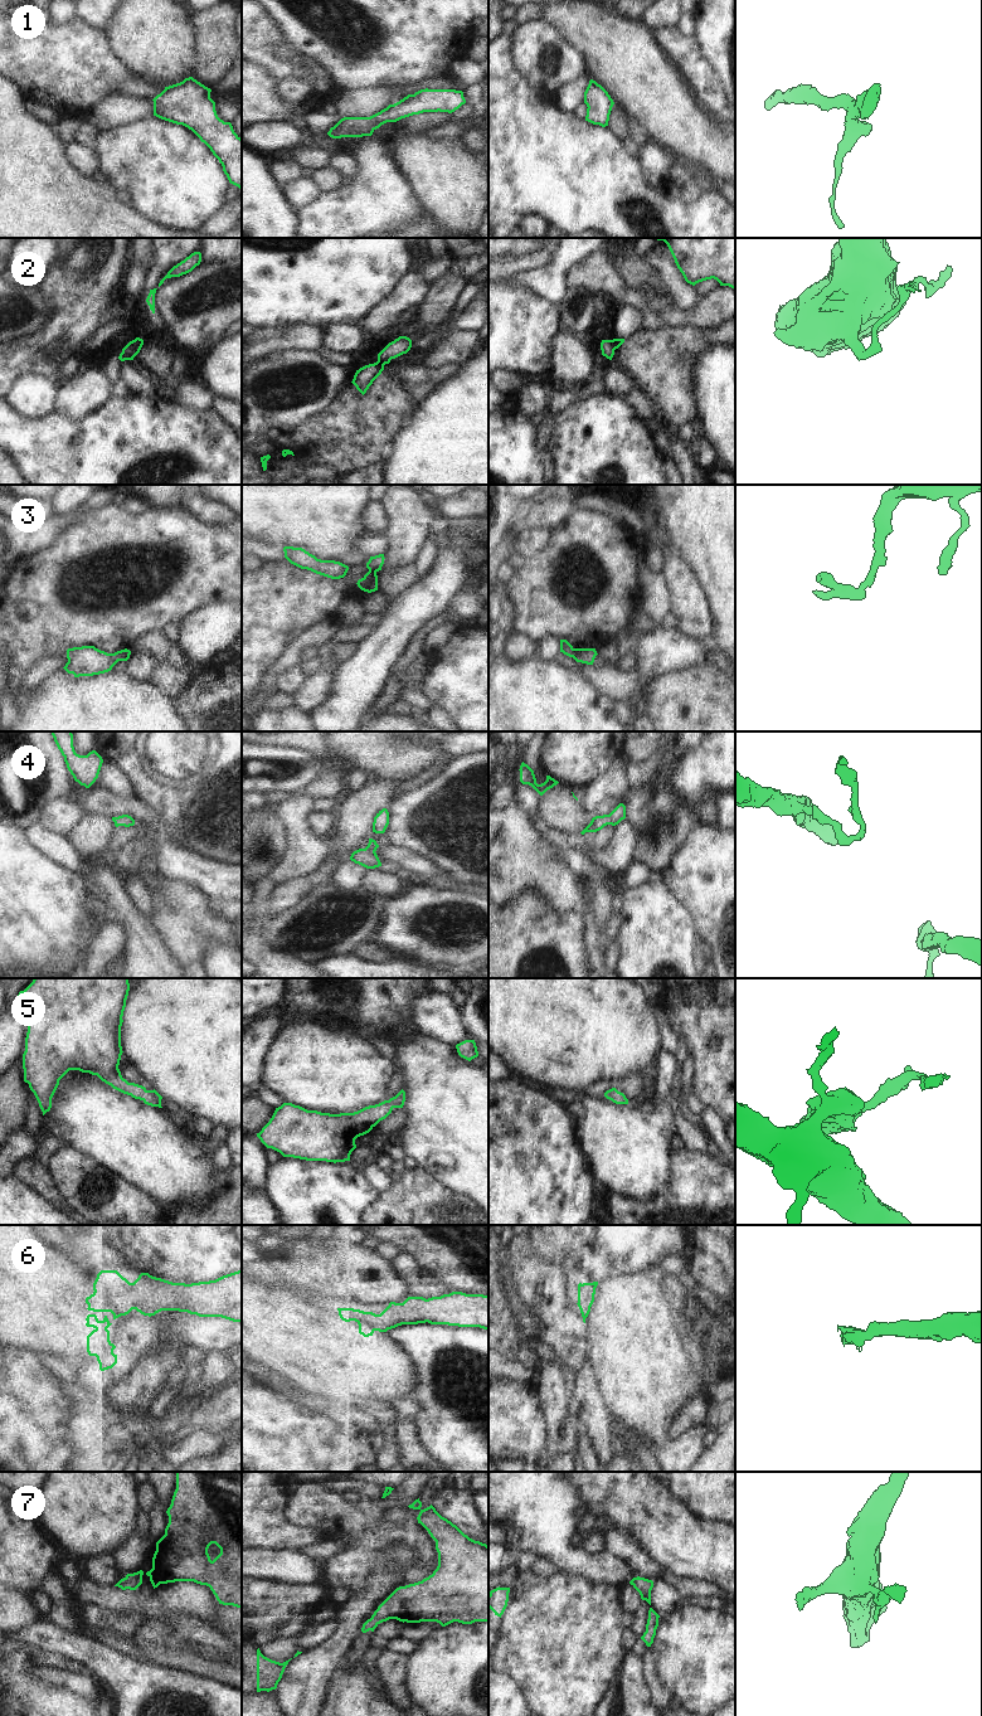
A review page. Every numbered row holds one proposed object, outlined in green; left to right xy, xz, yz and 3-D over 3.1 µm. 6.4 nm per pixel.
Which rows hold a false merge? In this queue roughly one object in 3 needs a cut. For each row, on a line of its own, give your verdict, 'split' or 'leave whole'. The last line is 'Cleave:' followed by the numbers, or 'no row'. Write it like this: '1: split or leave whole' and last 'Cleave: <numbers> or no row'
1: leave whole
2: split
3: split
4: leave whole
5: leave whole
6: leave whole
7: leave whole
Cleave: 2, 3

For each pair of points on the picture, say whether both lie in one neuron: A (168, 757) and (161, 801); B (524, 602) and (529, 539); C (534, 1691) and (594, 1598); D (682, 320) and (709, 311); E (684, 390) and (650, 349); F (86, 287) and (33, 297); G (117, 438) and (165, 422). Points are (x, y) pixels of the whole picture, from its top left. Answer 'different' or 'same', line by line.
A: same
B: different
C: same
D: same
E: same
F: different
G: same

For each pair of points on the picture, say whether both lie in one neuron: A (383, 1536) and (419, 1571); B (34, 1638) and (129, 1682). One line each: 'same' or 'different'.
A: same
B: same

